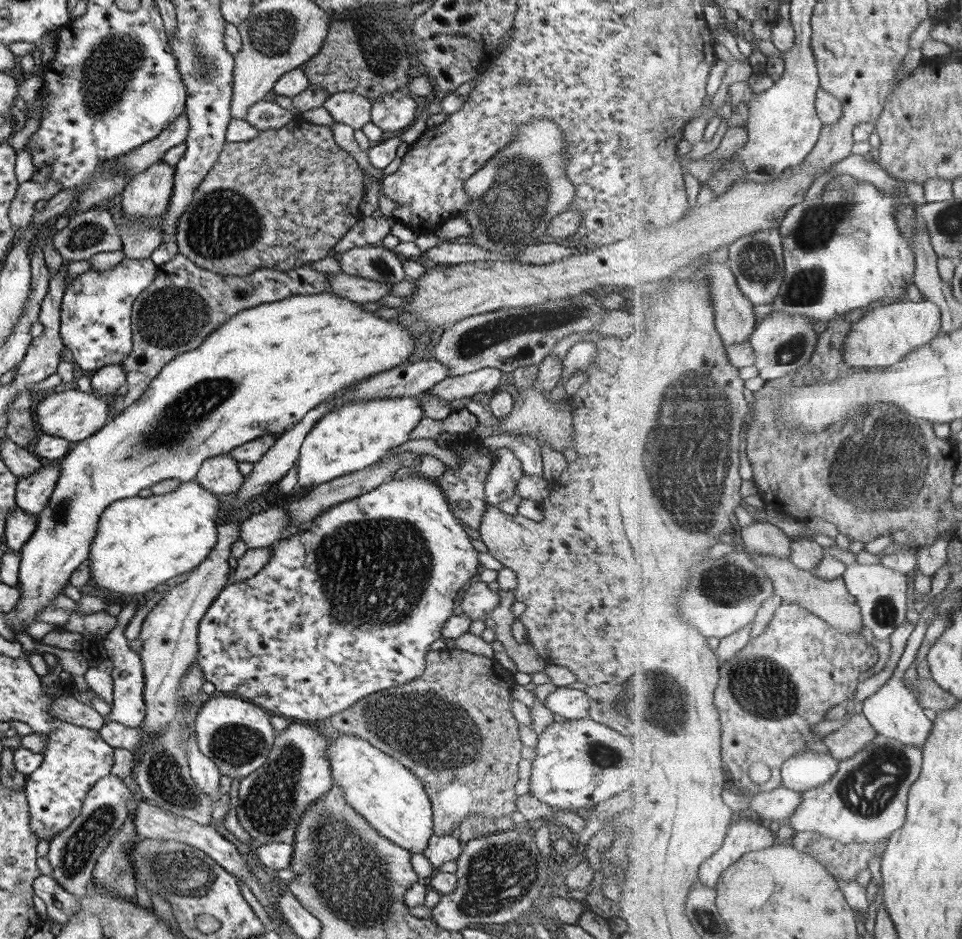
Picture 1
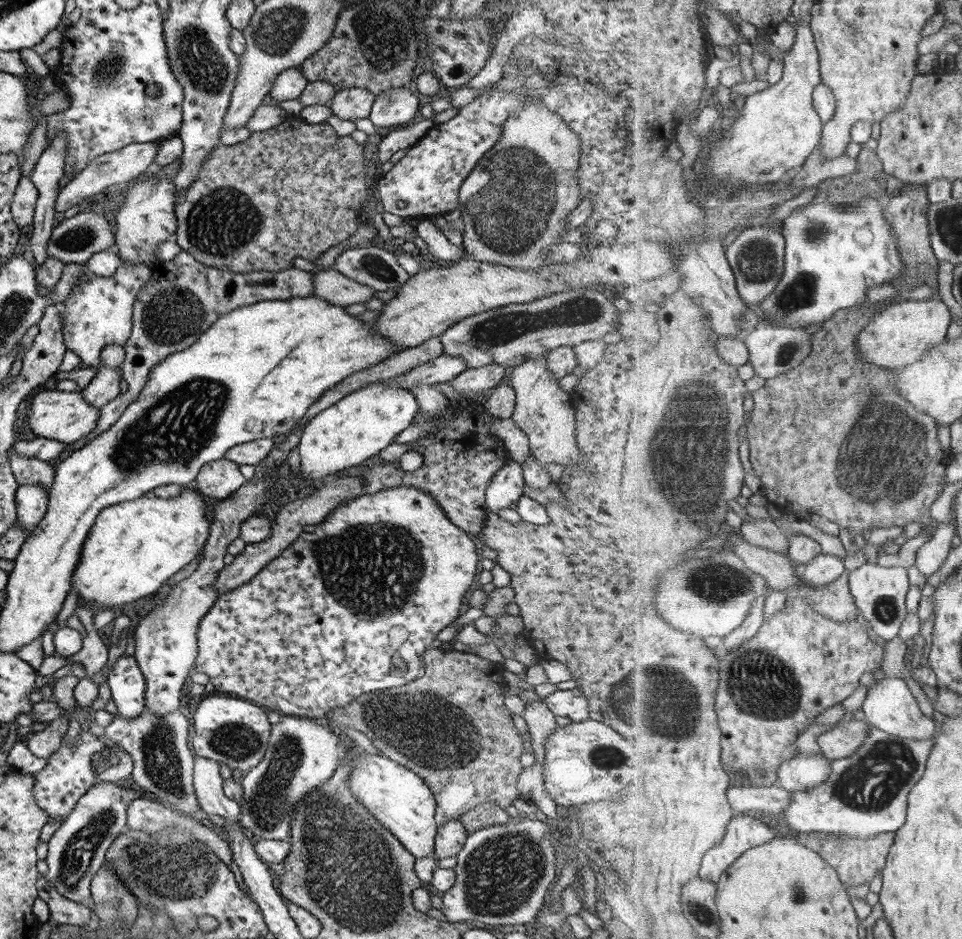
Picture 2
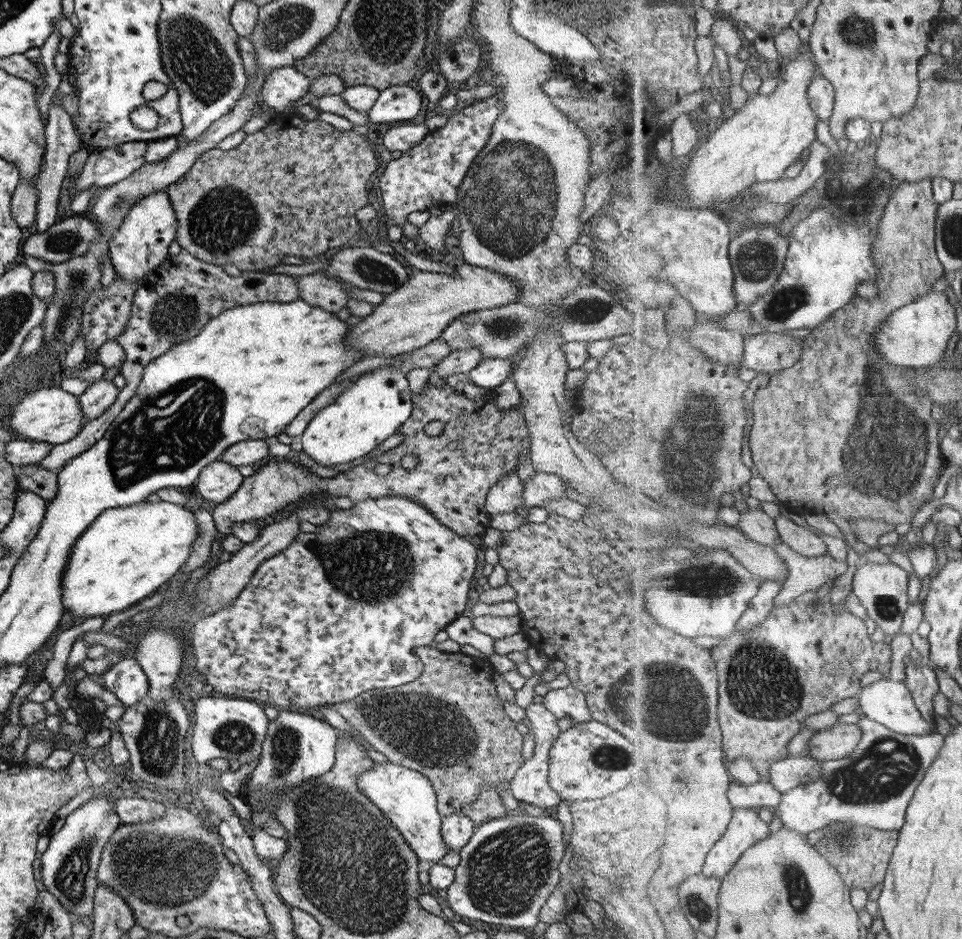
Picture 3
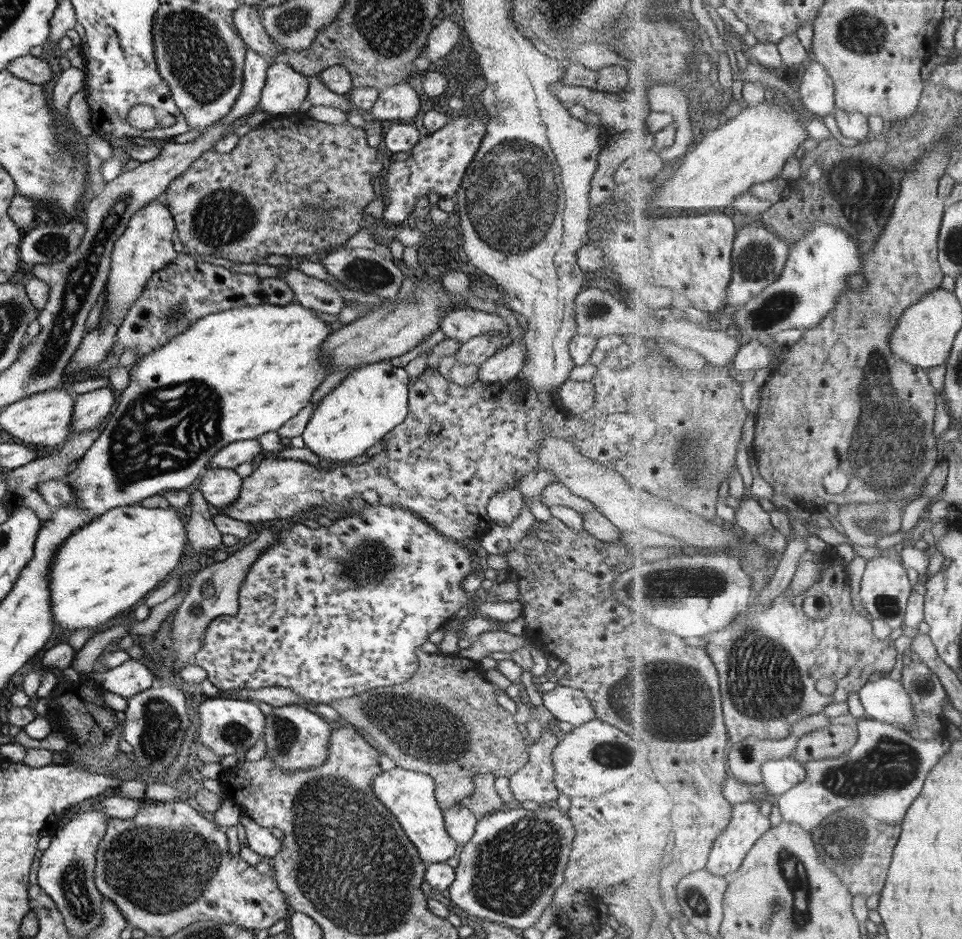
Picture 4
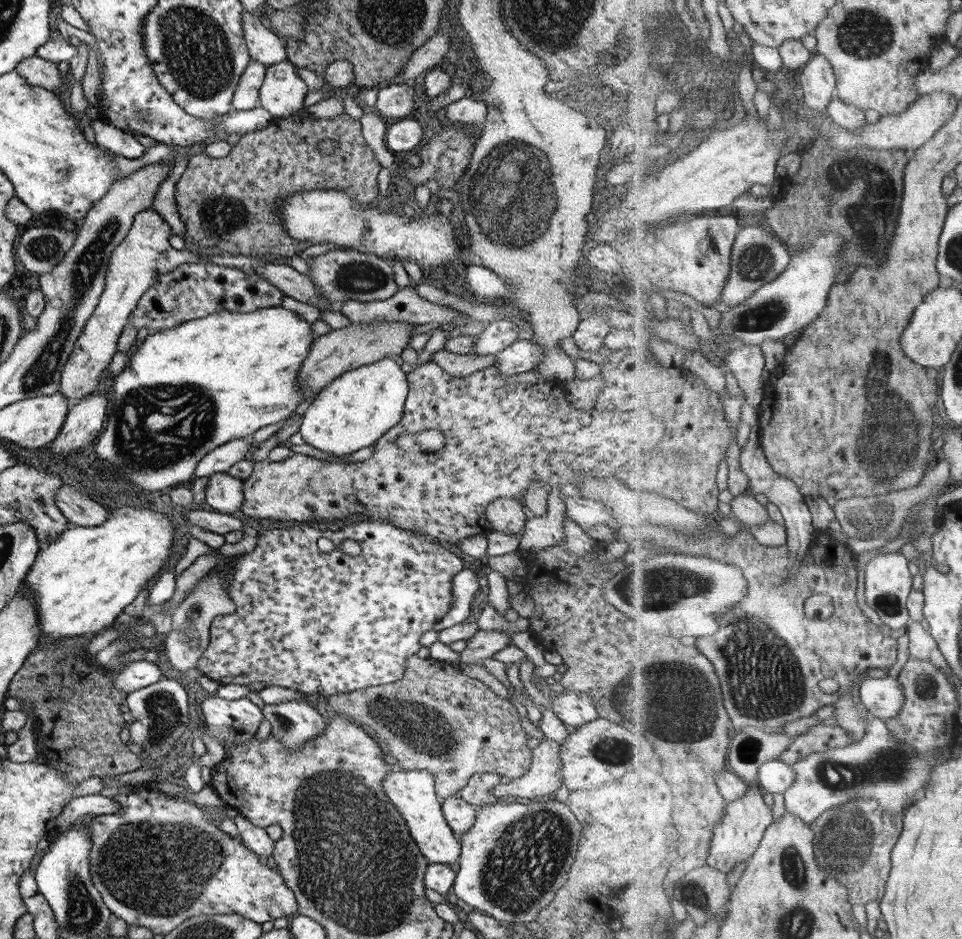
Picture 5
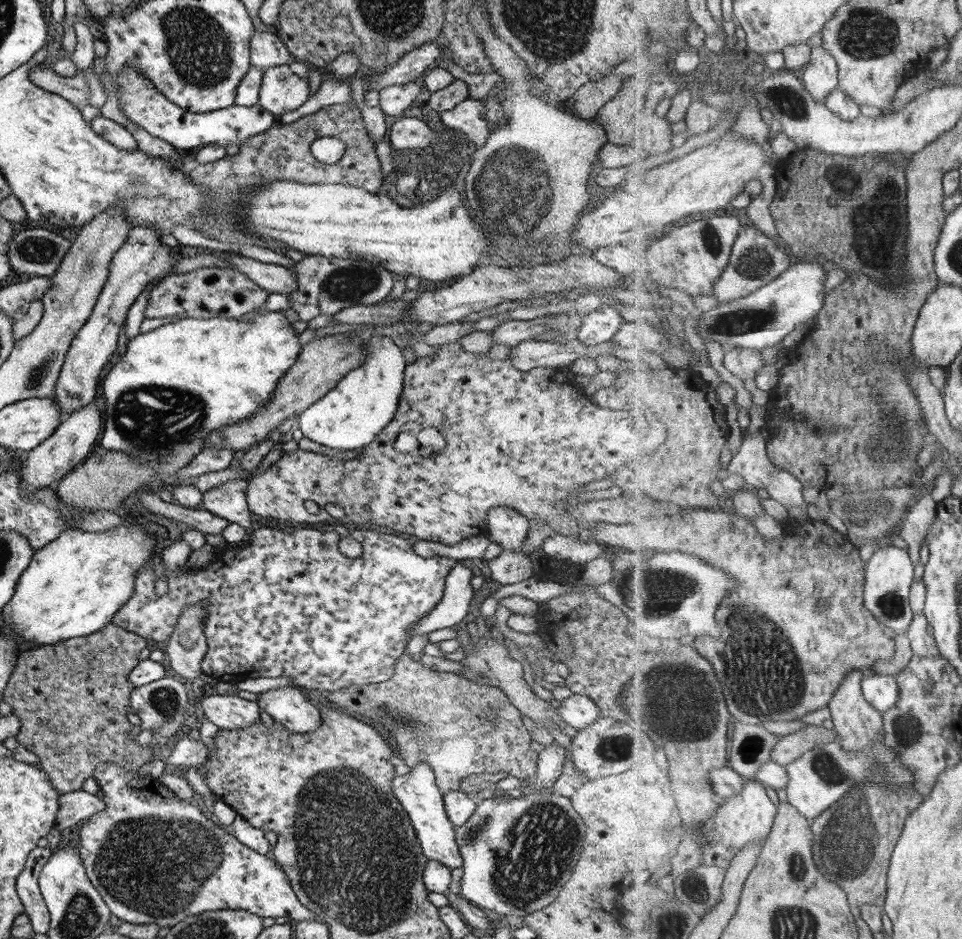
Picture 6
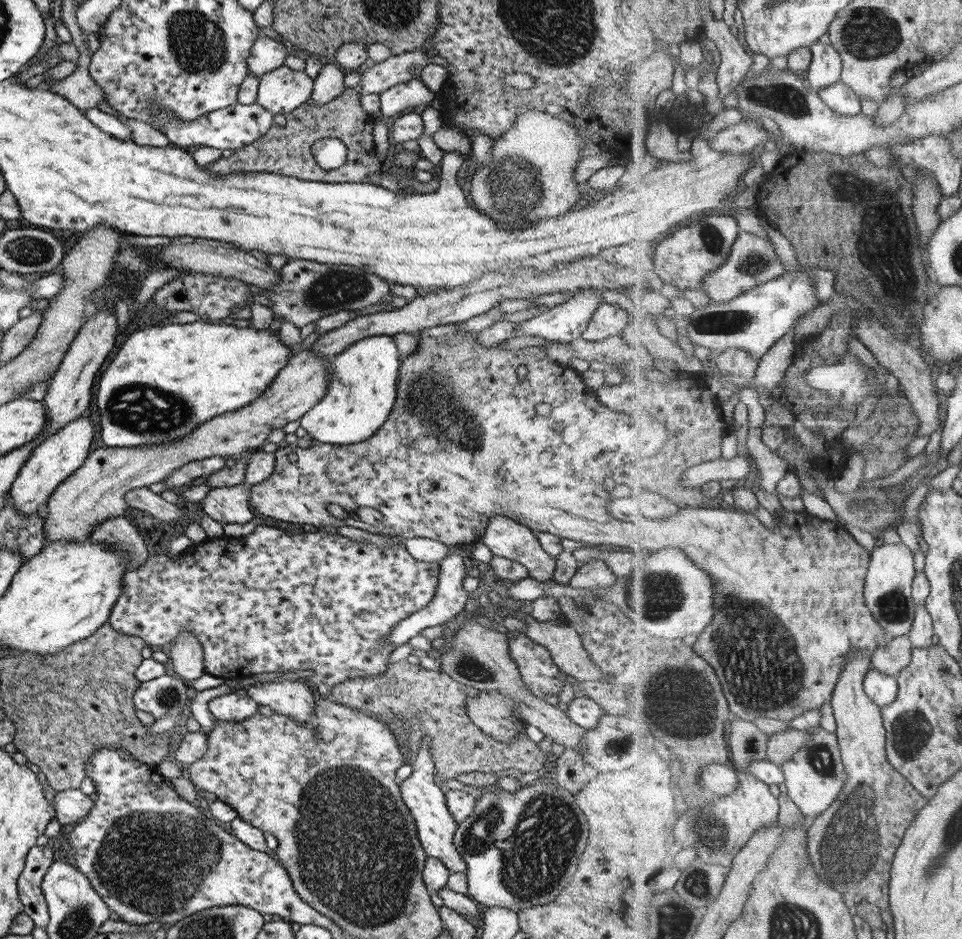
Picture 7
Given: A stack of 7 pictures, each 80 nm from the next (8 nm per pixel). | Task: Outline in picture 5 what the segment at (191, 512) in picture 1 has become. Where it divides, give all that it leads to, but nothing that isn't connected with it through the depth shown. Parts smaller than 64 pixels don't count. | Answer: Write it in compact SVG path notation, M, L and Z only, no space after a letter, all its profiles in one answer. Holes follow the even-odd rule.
M133 504L129 506L123 505L122 507L115 508L113 511L107 509L108 517L105 522L98 524L97 526L70 526L62 533L51 540L47 545L43 545L36 554L35 560L24 578L24 586L32 592L34 596L34 610L36 610L36 617L38 618L38 628L40 628L40 634L47 636L47 638L57 638L57 636L65 637L77 637L80 635L93 635L105 628L114 626L114 618L127 606L136 596L139 591L147 585L147 582L155 576L159 576L161 570L166 568L171 556L169 547L173 542L173 524L167 521L165 514L151 511L149 509L141 509L133 507Z

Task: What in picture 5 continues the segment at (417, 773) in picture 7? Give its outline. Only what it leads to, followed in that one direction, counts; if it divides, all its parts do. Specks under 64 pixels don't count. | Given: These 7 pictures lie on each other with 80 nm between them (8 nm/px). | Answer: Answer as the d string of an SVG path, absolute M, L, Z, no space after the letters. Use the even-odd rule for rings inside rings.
M400 770L388 772L381 782L385 796L403 817L409 829L411 838L417 846L421 856L428 863L441 863L450 865L458 862L460 843L453 836L454 832L444 819L440 799L434 790L433 776L427 770Z

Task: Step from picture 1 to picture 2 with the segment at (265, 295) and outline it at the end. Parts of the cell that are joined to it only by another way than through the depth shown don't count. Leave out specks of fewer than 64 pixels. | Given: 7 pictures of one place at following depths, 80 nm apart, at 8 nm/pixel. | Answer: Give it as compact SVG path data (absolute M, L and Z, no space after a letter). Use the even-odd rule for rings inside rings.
M183 251L175 254L171 260L157 261L154 266L151 265L149 282L141 286L133 302L132 327L122 346L125 355L119 373L120 378L127 384L127 390L103 405L93 430L82 439L73 441L69 445L64 444L60 454L54 456L55 460L61 461L85 442L107 430L119 418L124 408L137 398L153 366L157 366L169 354L181 352L187 346L191 346L217 317L261 301L309 297L313 294L312 278L311 272L297 269L286 269L275 273L263 270L246 274L221 272L195 262L189 253Z

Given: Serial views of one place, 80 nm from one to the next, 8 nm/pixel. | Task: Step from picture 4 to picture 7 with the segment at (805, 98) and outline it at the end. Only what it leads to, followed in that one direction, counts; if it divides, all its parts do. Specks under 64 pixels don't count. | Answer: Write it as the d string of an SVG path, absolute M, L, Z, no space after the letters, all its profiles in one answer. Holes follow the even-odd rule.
M817 42L812 46L812 63L808 70L807 84L819 92L842 80L843 59L838 48L831 43Z

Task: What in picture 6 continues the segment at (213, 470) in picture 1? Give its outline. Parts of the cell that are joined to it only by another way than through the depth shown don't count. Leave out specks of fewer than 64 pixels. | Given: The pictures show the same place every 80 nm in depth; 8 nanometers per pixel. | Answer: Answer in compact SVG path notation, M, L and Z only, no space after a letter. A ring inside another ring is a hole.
M246 479L226 480L202 494L201 506L205 511L229 523L238 524L246 530L240 542L227 543L227 547L235 548L245 544L253 532L252 519L246 505L246 485Z

